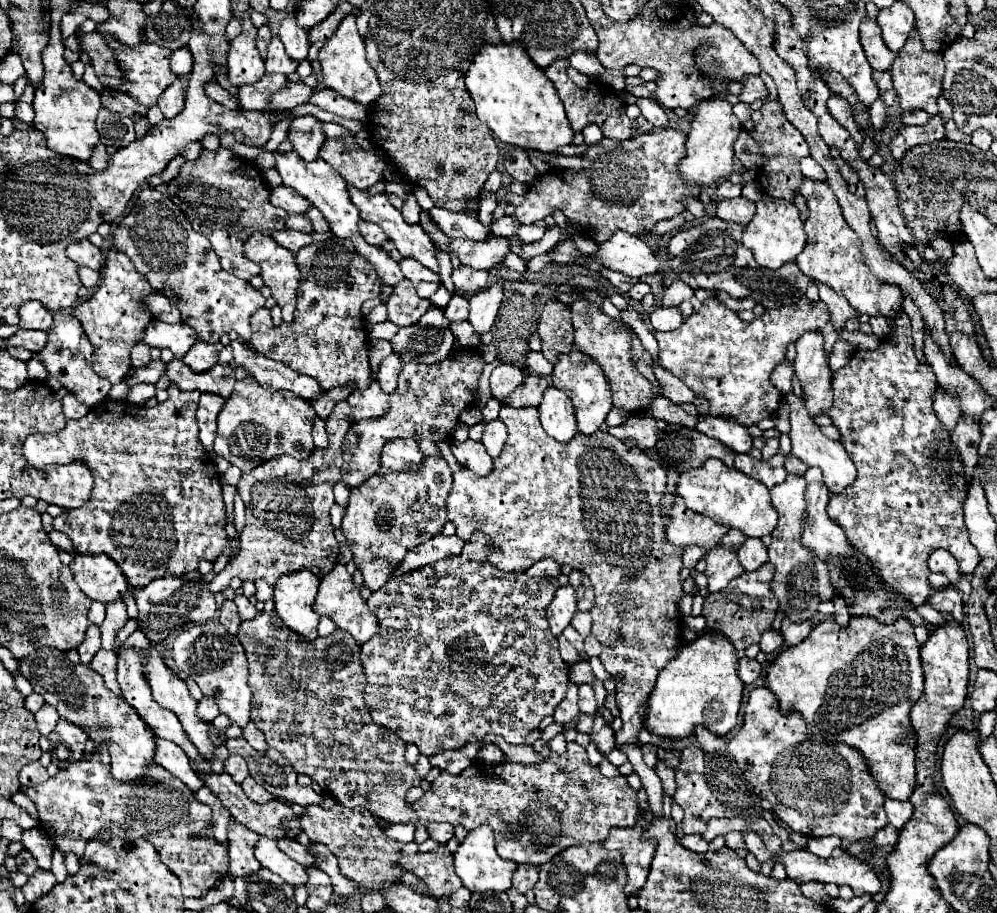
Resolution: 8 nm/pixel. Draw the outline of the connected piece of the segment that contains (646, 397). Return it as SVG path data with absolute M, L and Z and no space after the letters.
M577 300L571 304L571 320L573 320L573 328L575 328L575 346L581 352L589 354L595 362L601 364L601 368L611 384L615 410L611 410L611 414L607 416L607 420L605 420L607 426L619 426L627 420L619 410L645 412L647 406L651 404L651 400L661 394L661 388L657 386L653 390L653 384L645 376L641 376L637 372L637 368L631 364L631 358L629 358L631 332L621 322L615 322L609 316L605 316L599 310L599 306L595 302L589 302L589 300Z

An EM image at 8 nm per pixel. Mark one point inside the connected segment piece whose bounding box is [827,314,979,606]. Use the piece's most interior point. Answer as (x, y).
(908, 500)

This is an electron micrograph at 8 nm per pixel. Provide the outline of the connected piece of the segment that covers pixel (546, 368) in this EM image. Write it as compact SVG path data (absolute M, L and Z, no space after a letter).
M529 352L529 356L527 356L527 368L531 372L539 374L539 376L545 376L545 378L551 376L551 372L553 372L553 366L545 360L545 356L541 352Z

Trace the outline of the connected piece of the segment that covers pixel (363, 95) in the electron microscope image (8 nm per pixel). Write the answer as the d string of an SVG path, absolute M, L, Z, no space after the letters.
M347 14L337 32L329 38L329 42L319 50L319 62L323 78L327 78L327 84L337 90L341 96L351 98L363 106L375 102L375 98L381 94L381 84L377 80L375 70L371 70L371 64L365 58L365 42L357 30L355 14Z

